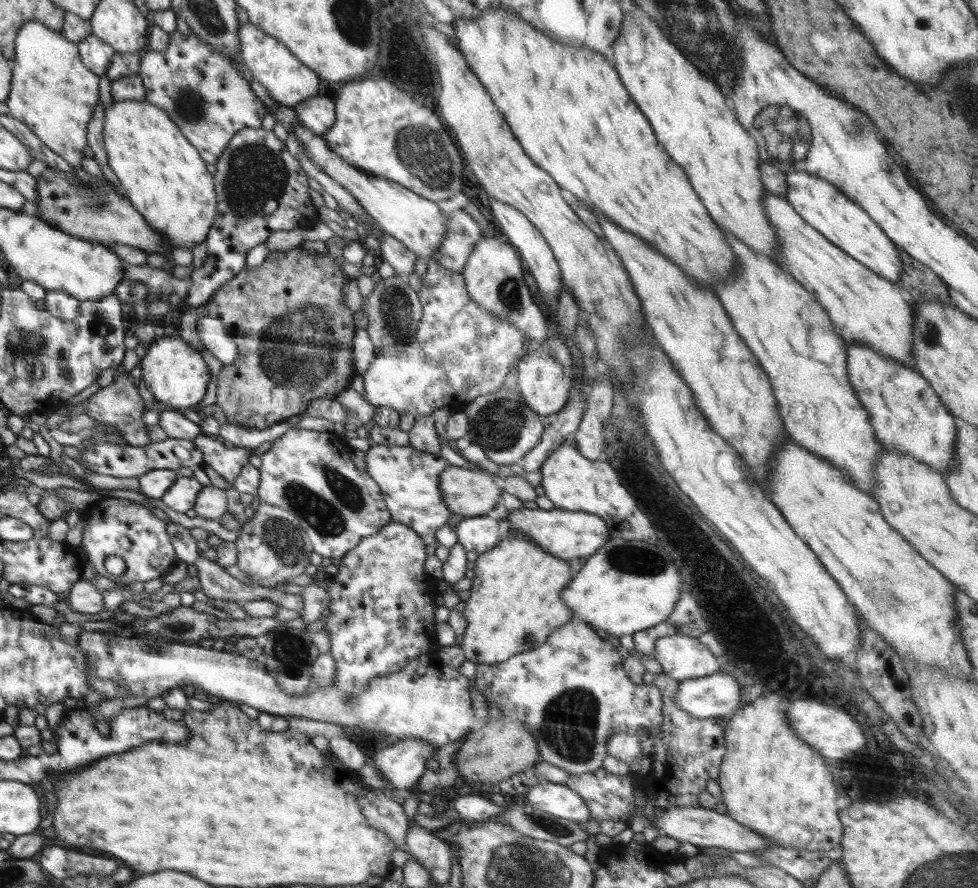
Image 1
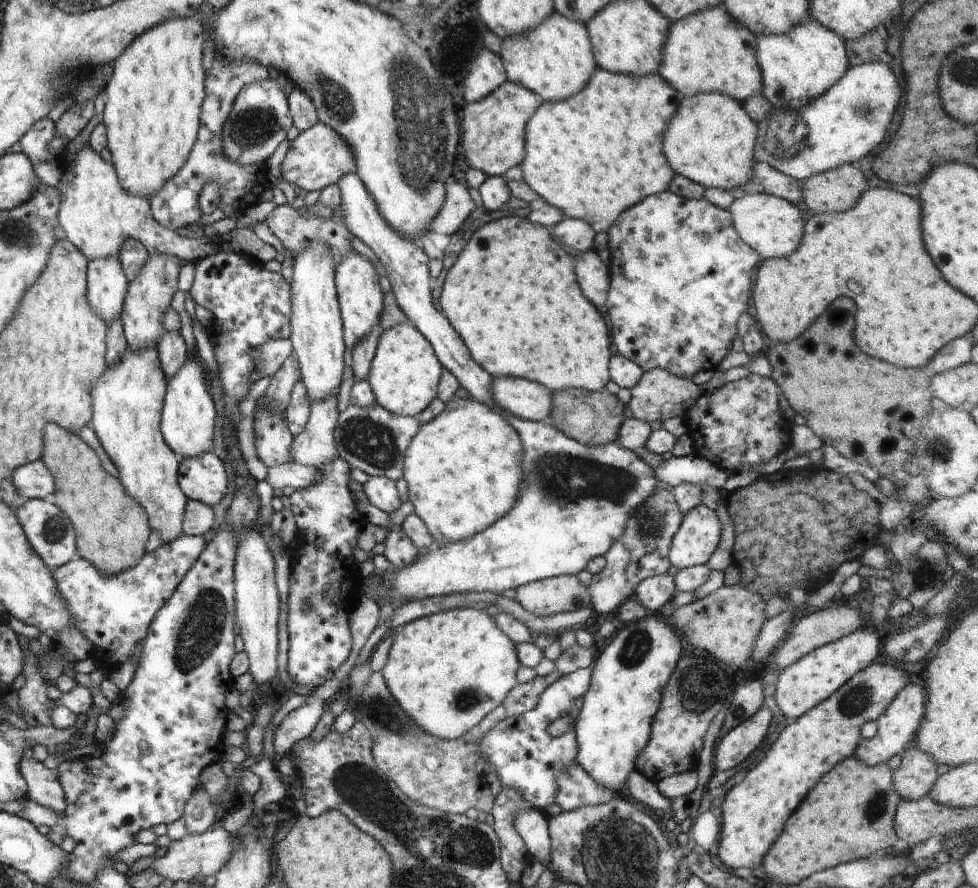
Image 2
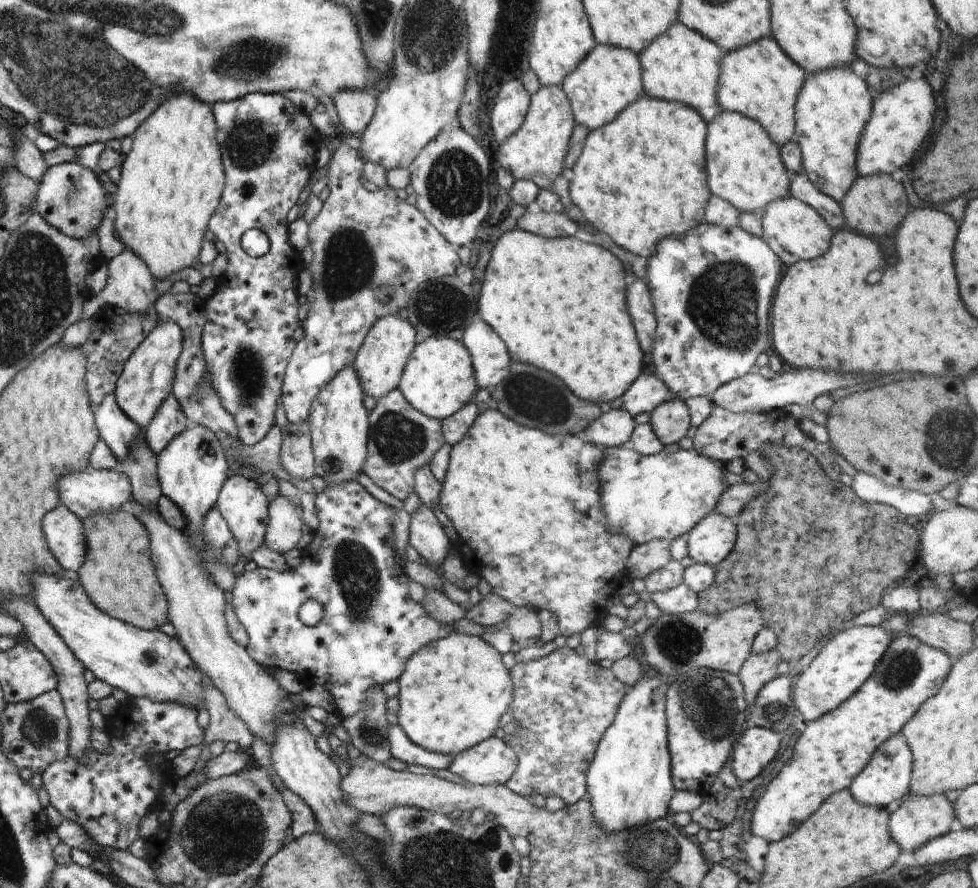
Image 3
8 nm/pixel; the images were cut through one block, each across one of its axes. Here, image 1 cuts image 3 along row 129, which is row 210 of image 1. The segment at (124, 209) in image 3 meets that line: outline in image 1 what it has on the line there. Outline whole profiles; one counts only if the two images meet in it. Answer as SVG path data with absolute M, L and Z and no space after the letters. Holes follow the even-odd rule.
M146 98L142 101L113 102L105 109L103 142L107 163L122 183L126 197L139 213L143 214L149 225L156 229L162 238L166 237L170 241L173 249L184 246L194 248L196 244L206 240L217 212L213 176L206 169L206 162L199 156L198 150L188 142L164 109L150 103Z

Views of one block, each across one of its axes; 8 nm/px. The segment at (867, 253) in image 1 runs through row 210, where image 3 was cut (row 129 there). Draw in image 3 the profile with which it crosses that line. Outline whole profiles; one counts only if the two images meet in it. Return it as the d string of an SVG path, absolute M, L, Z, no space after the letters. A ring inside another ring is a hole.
M840 66L820 72L810 72L804 78L804 86L796 98L794 106L794 141L801 150L803 172L812 185L821 193L836 202L842 202L852 182L859 176L856 172L856 150L860 142L860 134L870 120L872 114L872 98L867 83L851 70L851 66Z

